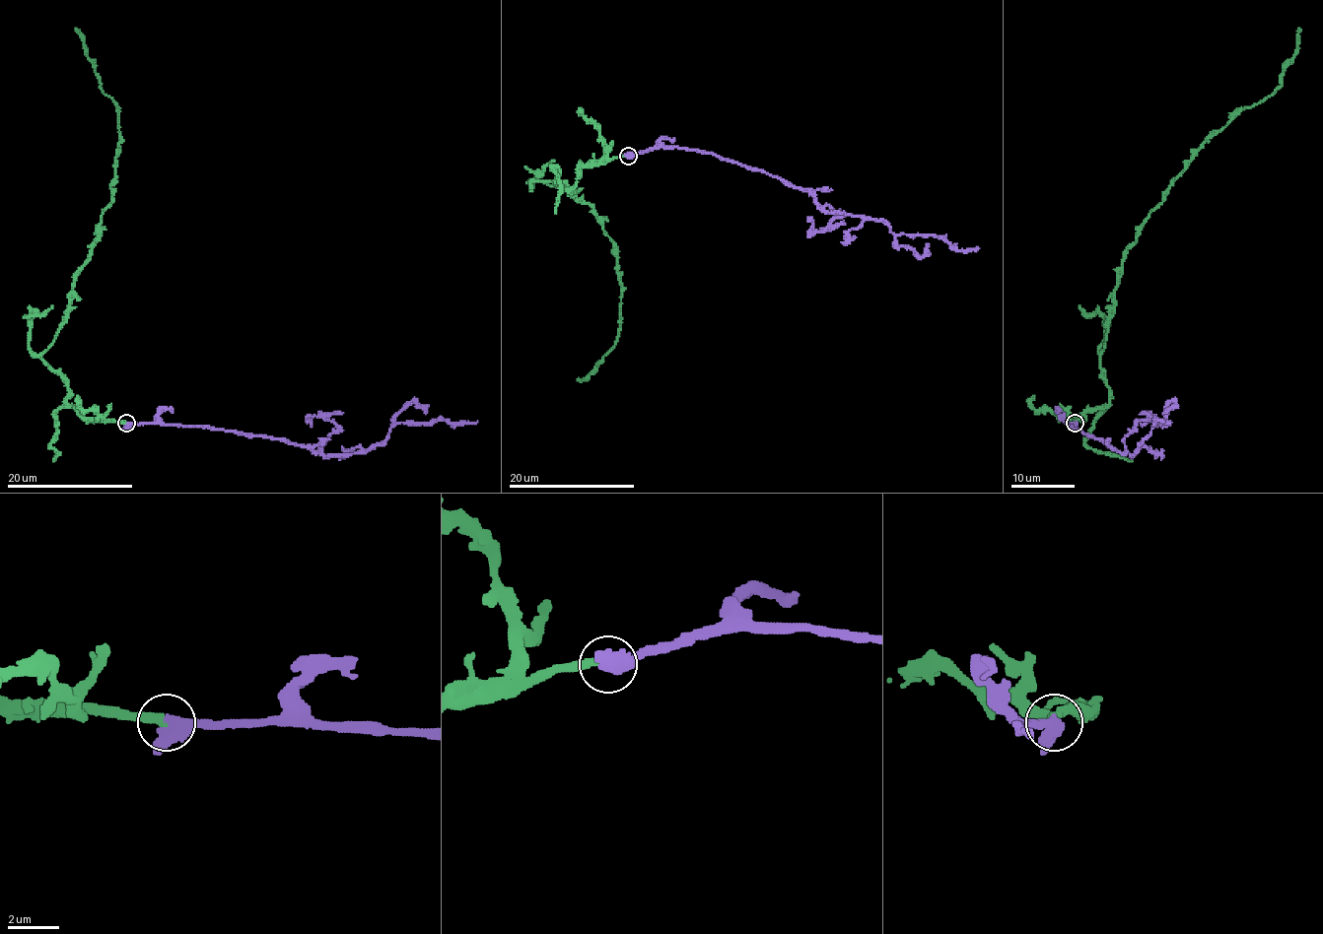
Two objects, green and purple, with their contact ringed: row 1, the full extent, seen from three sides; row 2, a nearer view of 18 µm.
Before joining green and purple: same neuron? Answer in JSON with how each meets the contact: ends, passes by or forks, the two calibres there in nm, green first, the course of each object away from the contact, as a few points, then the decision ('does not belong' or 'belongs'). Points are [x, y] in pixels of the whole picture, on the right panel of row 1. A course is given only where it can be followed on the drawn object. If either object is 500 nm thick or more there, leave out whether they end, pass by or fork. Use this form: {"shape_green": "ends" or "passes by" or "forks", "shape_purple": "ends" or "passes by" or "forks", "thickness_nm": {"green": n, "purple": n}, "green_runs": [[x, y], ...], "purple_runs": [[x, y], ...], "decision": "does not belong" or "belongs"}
{"thickness_nm": {"green": 320, "purple": 500}, "green_runs": [[1076, 424], [1110, 401], [1100, 358], [1116, 275], [1139, 227], [1191, 157], [1281, 85], [1299, 28]], "purple_runs": [[1076, 424], [1066, 424], [1132, 455], [1152, 424], [1167, 421]], "decision": "belongs"}

